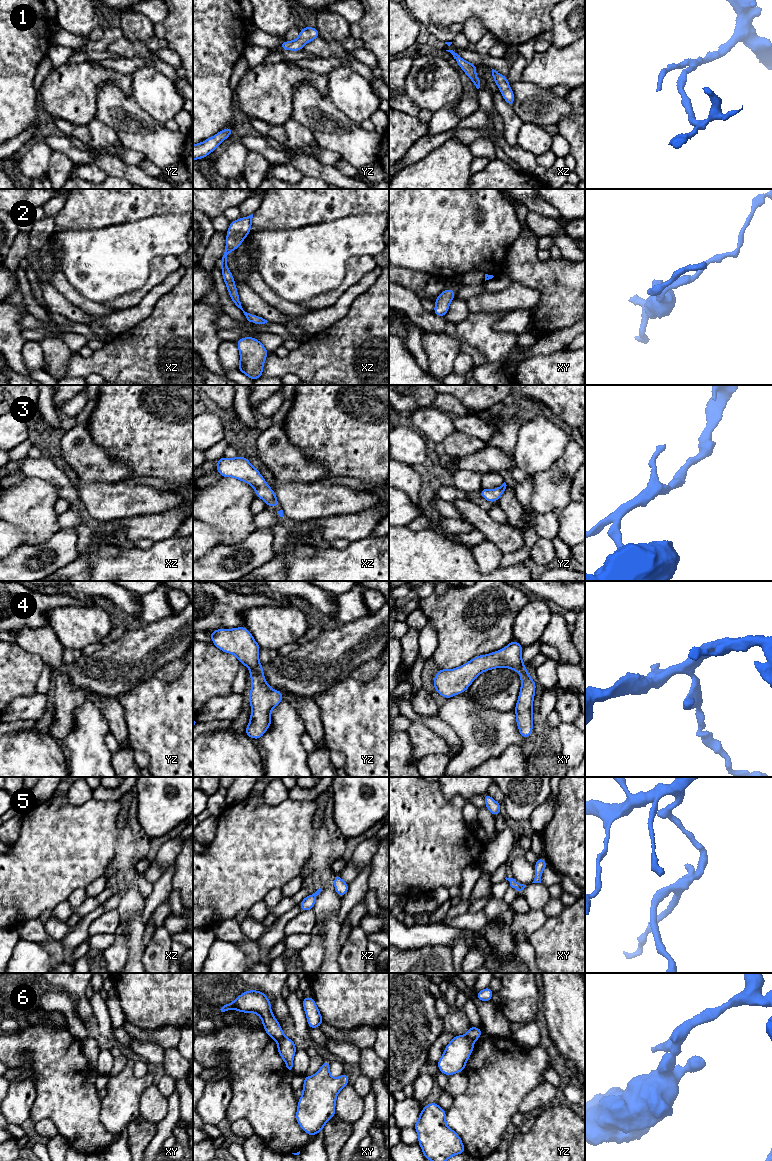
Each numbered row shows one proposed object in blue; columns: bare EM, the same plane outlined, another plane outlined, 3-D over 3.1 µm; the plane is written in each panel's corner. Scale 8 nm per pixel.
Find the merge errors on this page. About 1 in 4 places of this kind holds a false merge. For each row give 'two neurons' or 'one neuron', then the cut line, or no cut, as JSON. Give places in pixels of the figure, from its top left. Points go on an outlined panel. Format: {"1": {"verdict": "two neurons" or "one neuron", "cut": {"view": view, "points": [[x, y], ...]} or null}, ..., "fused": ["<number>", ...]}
{"1": {"verdict": "one neuron", "cut": null}, "2": {"verdict": "one neuron", "cut": null}, "3": {"verdict": "one neuron", "cut": null}, "4": {"verdict": "one neuron", "cut": null}, "5": {"verdict": "one neuron", "cut": null}, "6": {"verdict": "two neurons", "cut": {"view": "xy", "points": [[284, 1036], [276, 1041]]}}, "fused": ["6"]}

